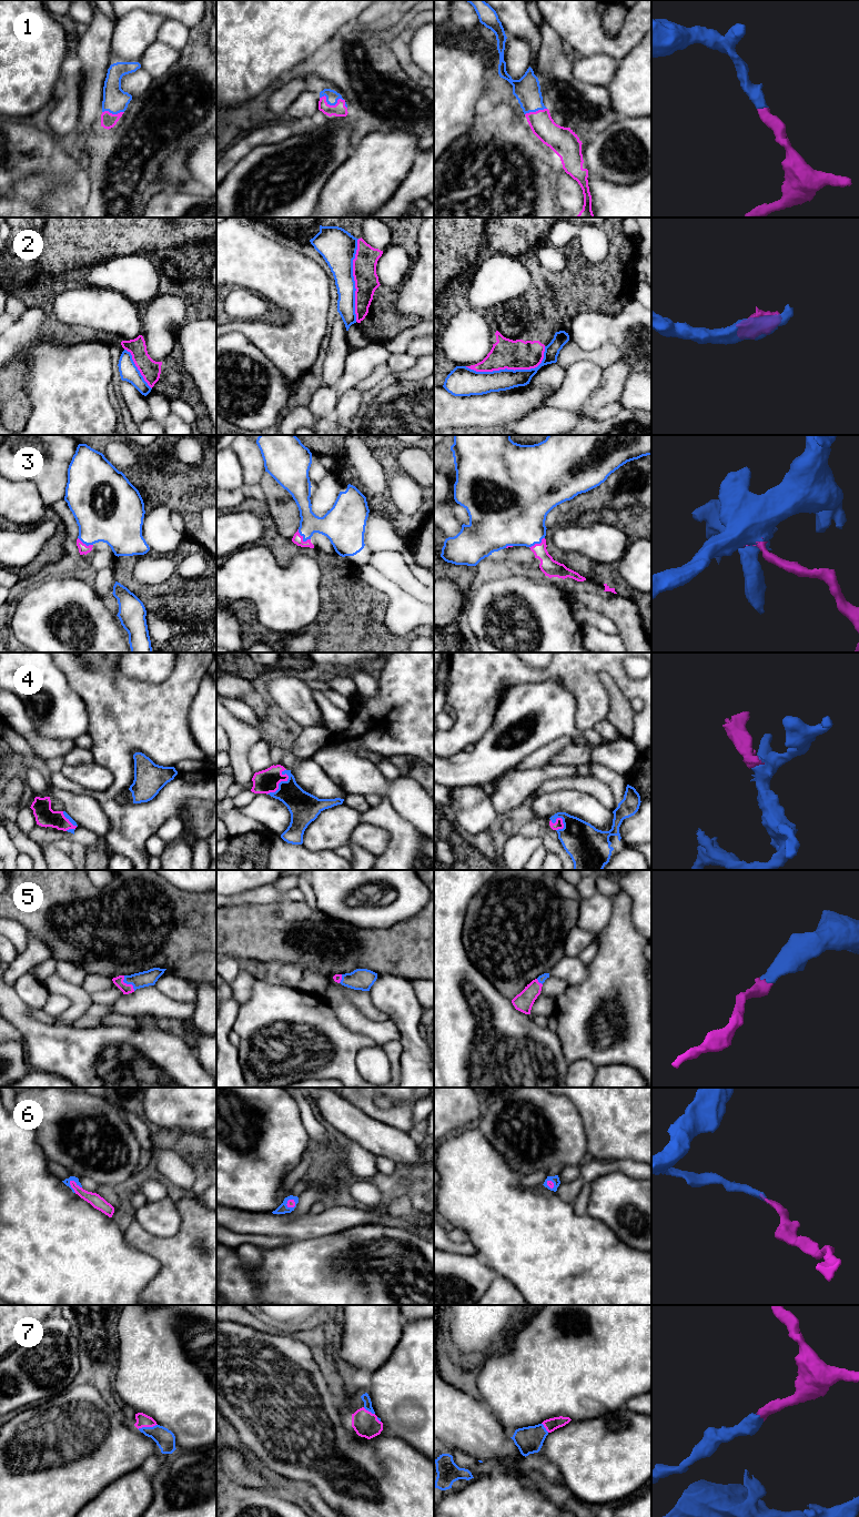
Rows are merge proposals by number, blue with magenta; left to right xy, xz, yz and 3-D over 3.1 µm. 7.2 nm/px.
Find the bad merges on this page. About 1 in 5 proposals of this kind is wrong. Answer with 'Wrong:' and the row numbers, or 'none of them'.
Wrong: 2

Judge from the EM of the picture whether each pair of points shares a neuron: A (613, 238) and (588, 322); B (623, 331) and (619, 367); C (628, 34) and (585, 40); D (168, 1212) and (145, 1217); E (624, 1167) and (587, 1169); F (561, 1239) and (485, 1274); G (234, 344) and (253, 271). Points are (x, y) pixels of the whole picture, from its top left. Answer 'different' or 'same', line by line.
A: different
B: different
C: same
D: same
E: same
F: different
G: different

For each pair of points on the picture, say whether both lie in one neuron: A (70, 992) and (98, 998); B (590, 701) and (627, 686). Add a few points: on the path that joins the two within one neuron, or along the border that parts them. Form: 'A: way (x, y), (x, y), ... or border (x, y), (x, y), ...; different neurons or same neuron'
A: border (90, 994), (93, 1002); different neurons
B: way (590, 687), (590, 678), (599, 669), (613, 671); same neuron

